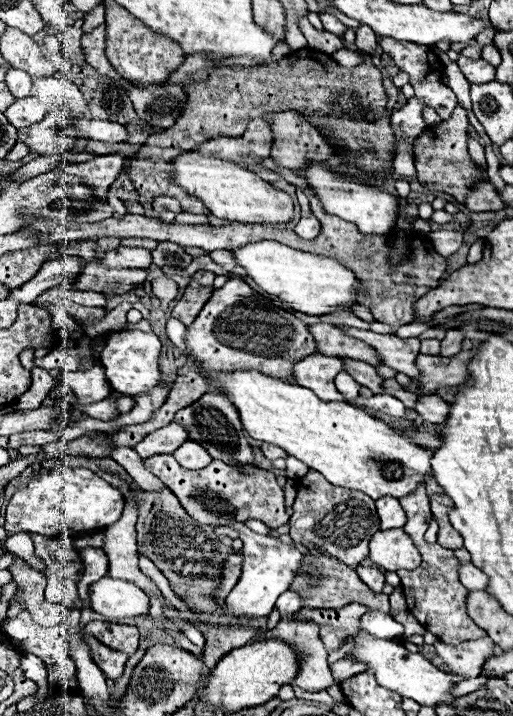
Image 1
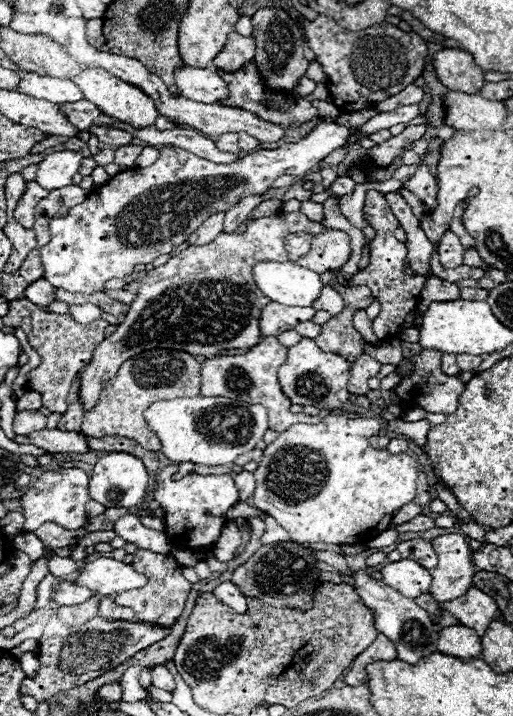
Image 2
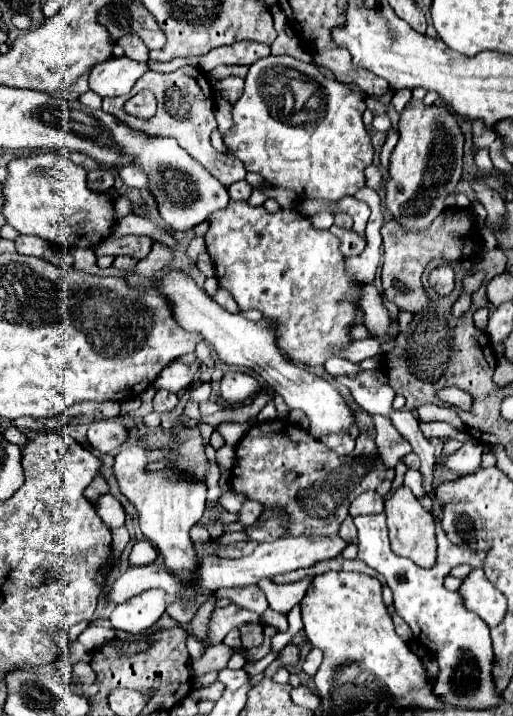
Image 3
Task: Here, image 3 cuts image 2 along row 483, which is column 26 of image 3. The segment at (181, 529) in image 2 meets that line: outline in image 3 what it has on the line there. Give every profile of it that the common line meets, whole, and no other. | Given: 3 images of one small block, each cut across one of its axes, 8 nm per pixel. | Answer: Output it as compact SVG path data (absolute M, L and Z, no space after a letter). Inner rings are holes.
M40 152L12 160L8 164L4 196L4 214L8 224L12 224L20 234L40 236L50 244L92 248L110 234L114 224L110 196L92 192L86 186L86 170L58 152ZM36 168L44 168L48 176L32 174Z

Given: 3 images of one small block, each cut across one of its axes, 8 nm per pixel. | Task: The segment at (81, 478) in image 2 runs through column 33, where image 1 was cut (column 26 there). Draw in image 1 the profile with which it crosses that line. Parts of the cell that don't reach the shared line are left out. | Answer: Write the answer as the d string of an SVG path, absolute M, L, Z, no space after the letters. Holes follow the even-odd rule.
M58 468L36 478L24 488L18 488L8 504L6 510L6 524L4 528L12 534L16 532L36 532L44 536L56 538L63 535L76 536L89 530L100 530L122 516L122 496L96 476L92 470L86 468Z

